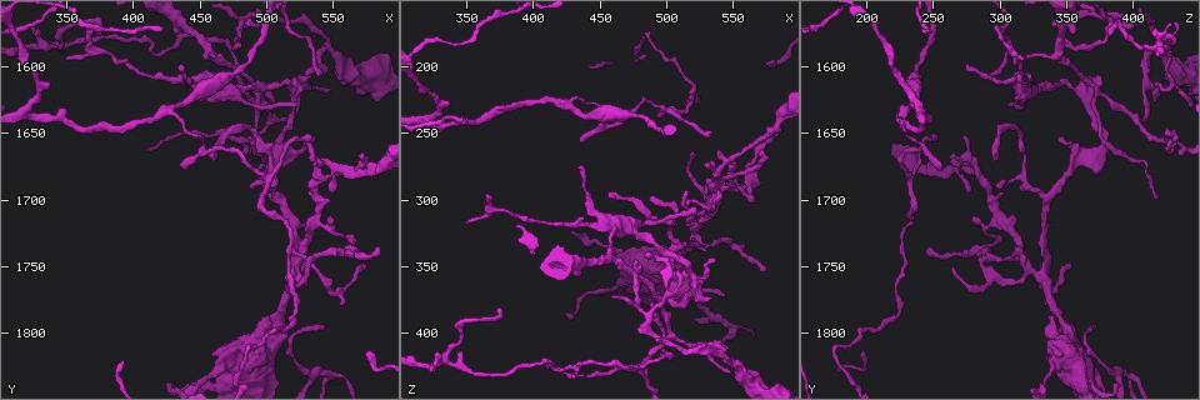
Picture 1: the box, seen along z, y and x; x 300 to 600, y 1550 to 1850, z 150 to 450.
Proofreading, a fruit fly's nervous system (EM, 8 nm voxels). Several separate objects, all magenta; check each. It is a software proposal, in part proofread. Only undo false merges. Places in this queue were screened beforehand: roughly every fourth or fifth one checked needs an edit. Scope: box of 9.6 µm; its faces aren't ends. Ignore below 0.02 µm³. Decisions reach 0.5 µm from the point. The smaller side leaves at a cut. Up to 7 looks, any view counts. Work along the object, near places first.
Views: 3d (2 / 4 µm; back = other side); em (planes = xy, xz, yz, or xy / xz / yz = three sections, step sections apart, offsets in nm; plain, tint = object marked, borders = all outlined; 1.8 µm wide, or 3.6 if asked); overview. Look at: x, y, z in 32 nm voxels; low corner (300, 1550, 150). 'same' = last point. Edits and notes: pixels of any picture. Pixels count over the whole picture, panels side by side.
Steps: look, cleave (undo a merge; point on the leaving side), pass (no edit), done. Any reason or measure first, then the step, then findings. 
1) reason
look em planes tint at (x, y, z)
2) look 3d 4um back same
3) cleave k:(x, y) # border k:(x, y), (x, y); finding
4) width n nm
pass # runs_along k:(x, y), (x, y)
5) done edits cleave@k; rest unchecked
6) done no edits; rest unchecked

abrupt turn
look 3d 4um at (520, 1622, 364)

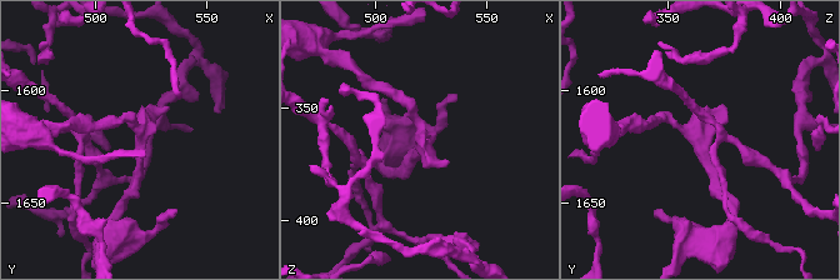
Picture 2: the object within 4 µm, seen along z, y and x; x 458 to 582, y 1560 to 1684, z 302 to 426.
now the EM
look em xy step 4 tint at (519, 1622, 363)

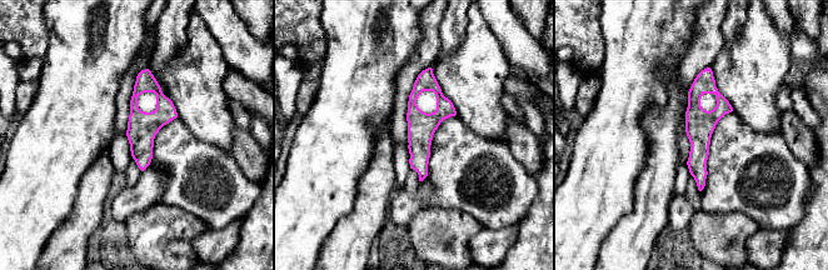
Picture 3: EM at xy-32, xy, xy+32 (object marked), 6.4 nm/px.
cut it another way
look em planes tint same

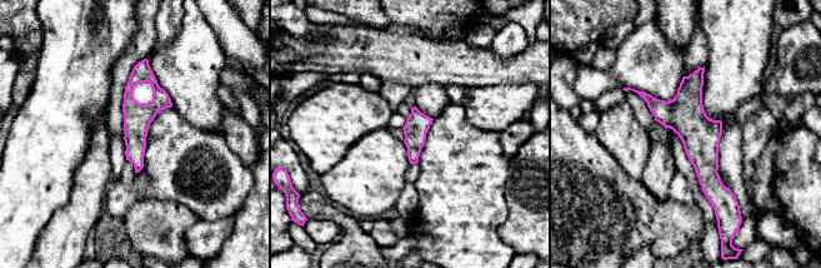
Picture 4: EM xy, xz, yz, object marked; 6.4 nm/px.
pass # runs_along 4:(700, 72), (692, 125), (716, 200); continuous, no second neuron

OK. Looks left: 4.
abrupt turn
look 3d 4um at (562, 1730, 300)

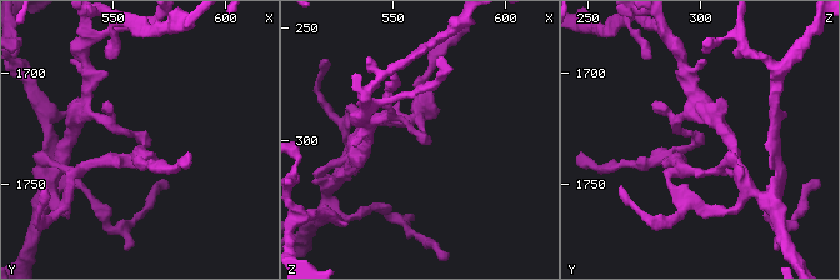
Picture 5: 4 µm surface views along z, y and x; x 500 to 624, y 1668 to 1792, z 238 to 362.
shape alone is not enough
look em xy step 4 tint at (561, 1727, 298)

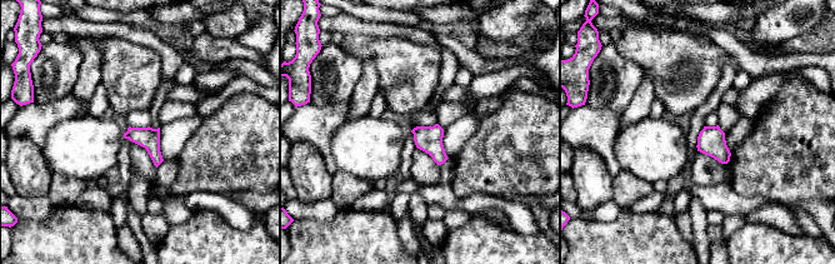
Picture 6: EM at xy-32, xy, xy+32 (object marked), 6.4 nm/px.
look em planes tint same

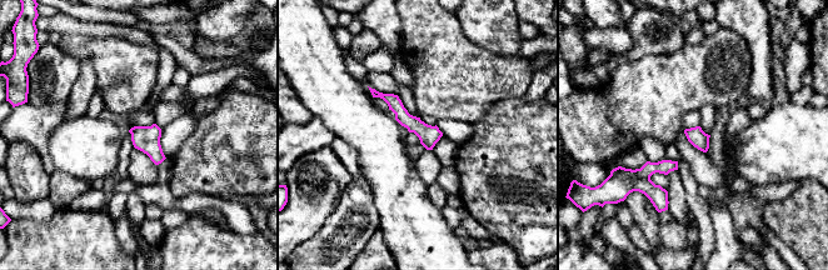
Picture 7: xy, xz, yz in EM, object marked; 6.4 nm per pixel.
pass # continuous, no second neuron

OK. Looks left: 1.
done no edits; rest unchecked

